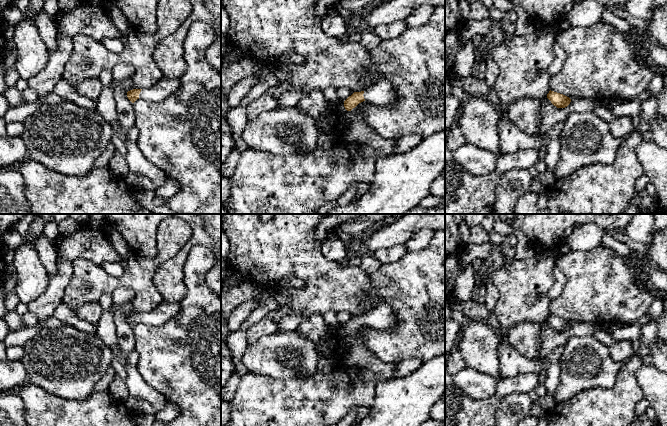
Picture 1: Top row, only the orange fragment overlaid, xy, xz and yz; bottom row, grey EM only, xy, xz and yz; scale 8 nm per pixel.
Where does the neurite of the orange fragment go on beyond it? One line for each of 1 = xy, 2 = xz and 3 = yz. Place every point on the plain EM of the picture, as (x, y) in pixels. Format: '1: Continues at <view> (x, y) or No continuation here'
1: Continues at xy (165, 311)
2: Continues at xz (381, 317)
3: No continuation here

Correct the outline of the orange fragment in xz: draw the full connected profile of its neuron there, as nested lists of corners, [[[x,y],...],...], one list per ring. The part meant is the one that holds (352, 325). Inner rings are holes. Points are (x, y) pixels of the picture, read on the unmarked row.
[[[381,304],[364,315],[354,316],[344,325],[344,331],[347,335],[351,335],[363,325],[377,330],[390,331],[396,326],[396,319],[391,307],[387,304]]]

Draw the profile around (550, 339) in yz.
[[[547,322],[541,324],[541,347],[537,361],[544,361],[546,357],[557,347],[563,346],[574,336],[584,337],[594,335],[597,326],[588,322],[573,322],[565,332],[557,332]]]

